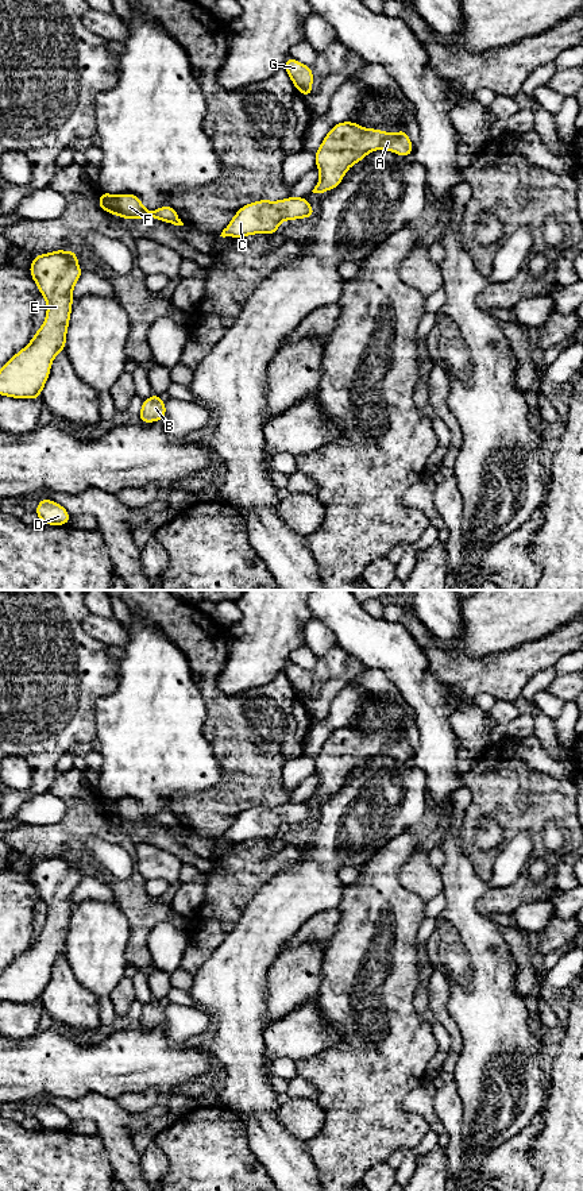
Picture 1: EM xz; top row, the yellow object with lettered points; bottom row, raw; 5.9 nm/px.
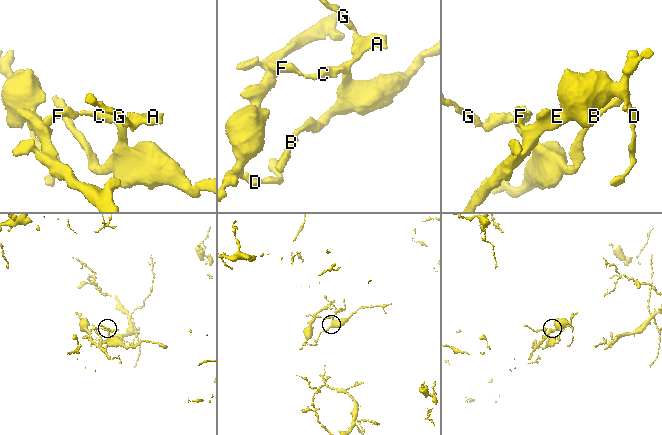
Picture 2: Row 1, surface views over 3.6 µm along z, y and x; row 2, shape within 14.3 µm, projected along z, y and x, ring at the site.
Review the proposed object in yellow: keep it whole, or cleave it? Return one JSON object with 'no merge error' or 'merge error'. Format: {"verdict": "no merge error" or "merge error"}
{"verdict": "merge error"}

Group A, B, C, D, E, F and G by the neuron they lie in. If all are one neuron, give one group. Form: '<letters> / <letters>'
A B C F G / D E

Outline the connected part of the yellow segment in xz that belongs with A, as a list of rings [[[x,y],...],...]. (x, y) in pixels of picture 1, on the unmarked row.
[[[355,726],[335,729],[314,758],[320,786],[312,797],[324,798],[337,793],[352,770],[360,767],[368,758],[381,753],[401,762],[410,762],[413,748],[406,733],[389,739],[382,735],[360,732]]]

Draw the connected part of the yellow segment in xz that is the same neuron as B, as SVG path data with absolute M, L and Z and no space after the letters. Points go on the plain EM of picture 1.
M154 998L150 1003L142 1005L142 1015L139 1020L139 1028L154 1028L166 1022L166 1007L163 1007L159 999Z

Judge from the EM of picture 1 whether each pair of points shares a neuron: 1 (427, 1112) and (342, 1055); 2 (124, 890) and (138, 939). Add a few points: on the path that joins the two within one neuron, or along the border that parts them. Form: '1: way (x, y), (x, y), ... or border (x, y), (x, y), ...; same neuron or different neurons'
1: border (425, 1080), (402, 1098), (405, 1110), (425, 1120); different neurons
2: way (136, 902), (139, 905), (139, 927); same neuron

